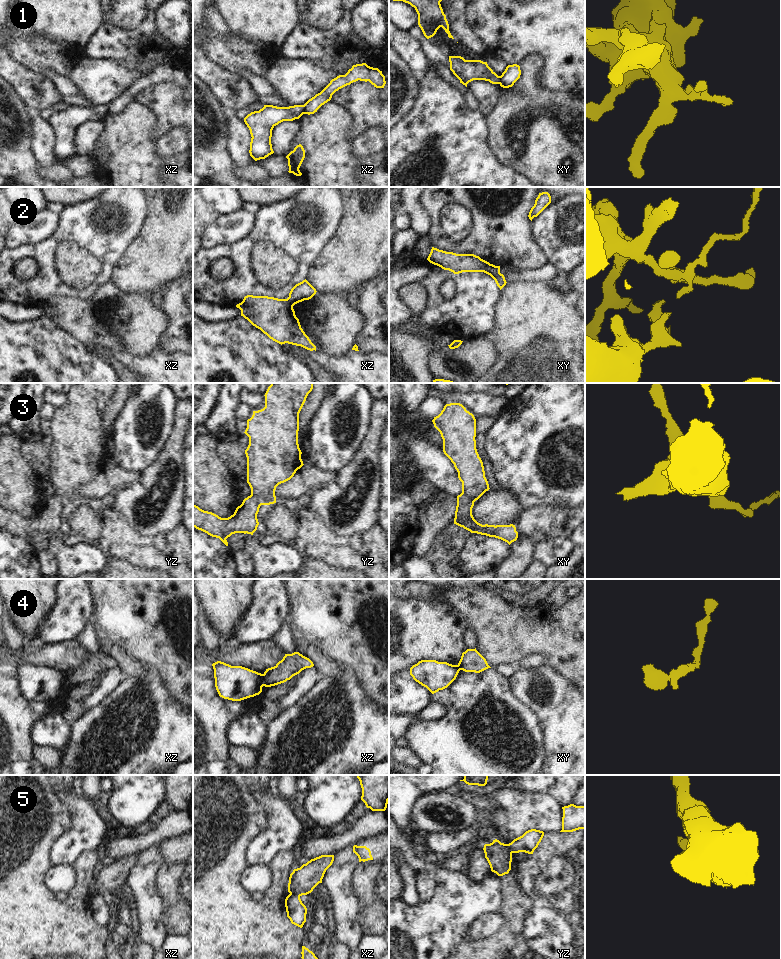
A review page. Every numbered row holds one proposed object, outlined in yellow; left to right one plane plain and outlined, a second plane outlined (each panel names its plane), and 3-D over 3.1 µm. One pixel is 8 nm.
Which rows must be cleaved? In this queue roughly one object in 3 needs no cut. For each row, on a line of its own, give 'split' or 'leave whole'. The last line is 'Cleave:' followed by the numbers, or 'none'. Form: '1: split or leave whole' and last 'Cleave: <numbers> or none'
1: split
2: split
3: split
4: split
5: split
Cleave: 1, 2, 3, 4, 5

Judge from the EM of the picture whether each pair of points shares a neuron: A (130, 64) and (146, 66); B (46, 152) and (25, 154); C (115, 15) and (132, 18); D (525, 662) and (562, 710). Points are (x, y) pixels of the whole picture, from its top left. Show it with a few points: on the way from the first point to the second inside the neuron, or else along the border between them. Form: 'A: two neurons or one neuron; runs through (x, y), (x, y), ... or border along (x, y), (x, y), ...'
A: one neuron; runs through (134, 64), (142, 64)
B: two neurons; border along (31, 130), (33, 157), (37, 163)
C: one neuron; runs through (119, 15), (128, 15)
D: two neurons; border along (543, 664), (537, 667), (517, 667), (515, 669)

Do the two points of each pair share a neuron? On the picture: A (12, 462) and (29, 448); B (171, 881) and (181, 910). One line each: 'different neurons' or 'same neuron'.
A: different neurons
B: same neuron

